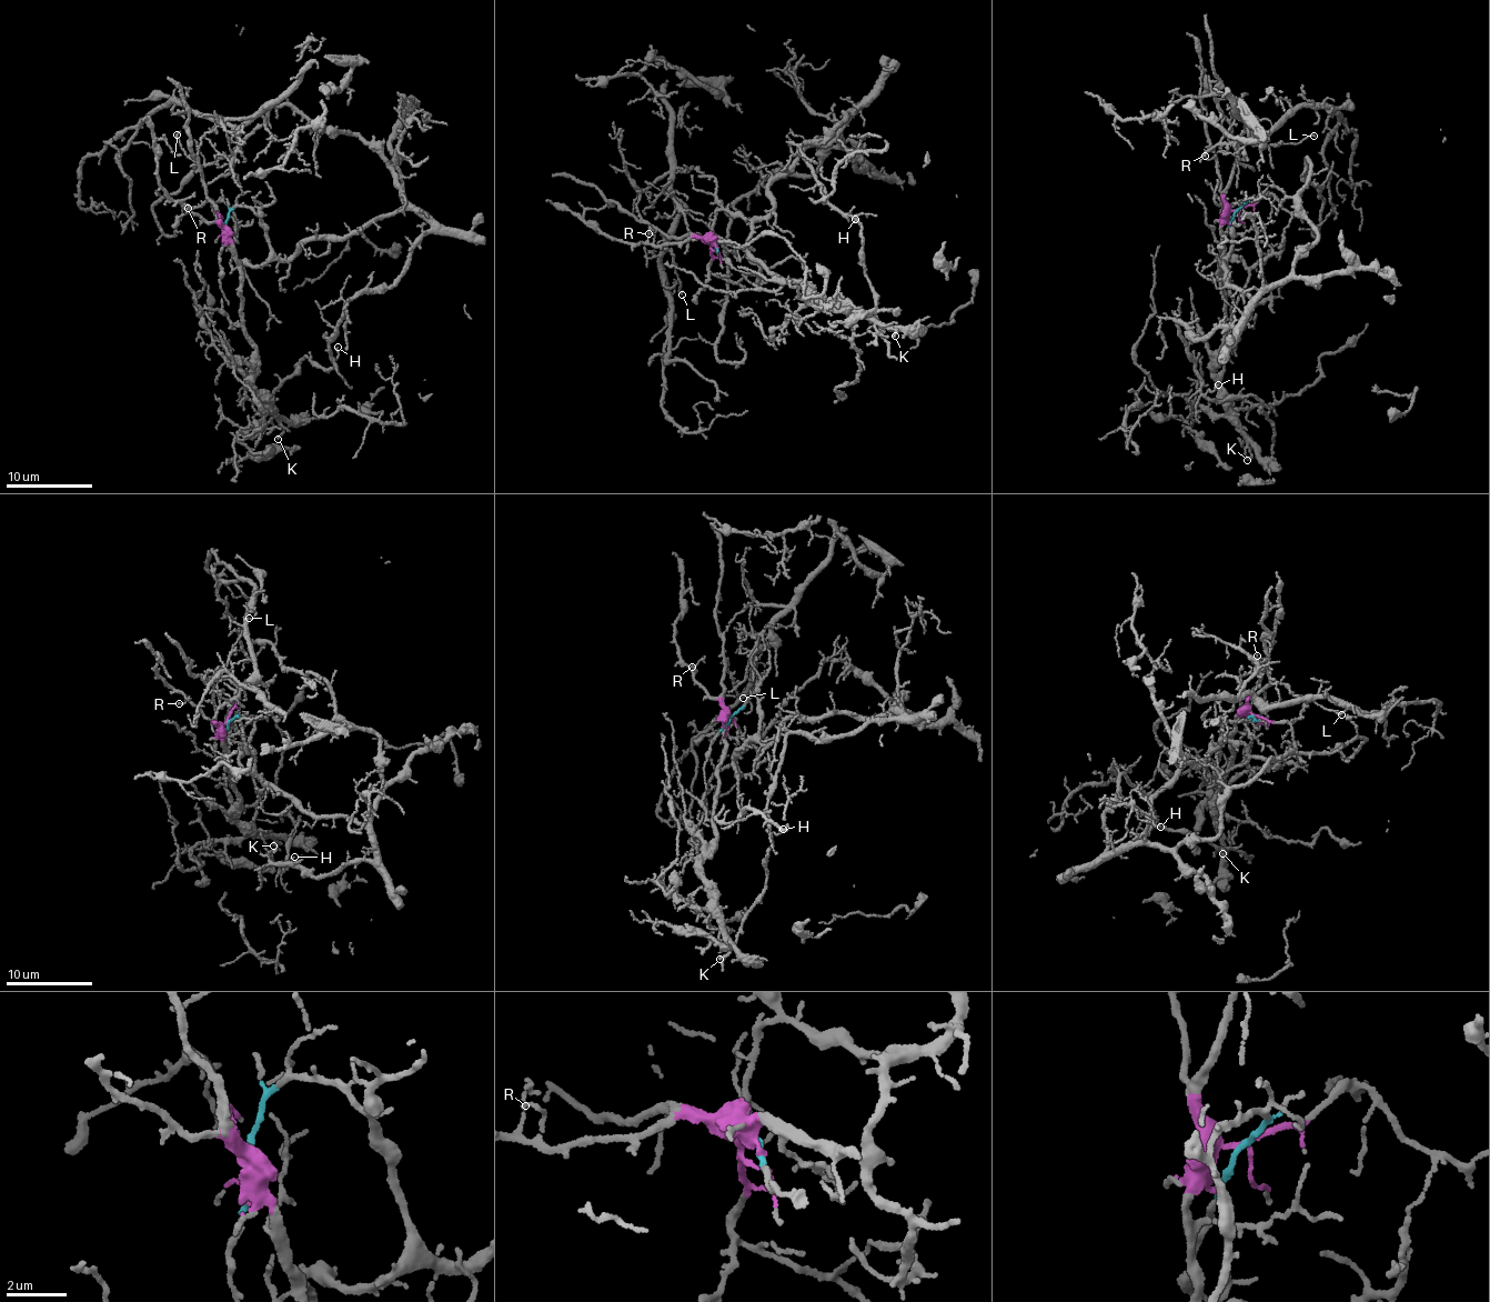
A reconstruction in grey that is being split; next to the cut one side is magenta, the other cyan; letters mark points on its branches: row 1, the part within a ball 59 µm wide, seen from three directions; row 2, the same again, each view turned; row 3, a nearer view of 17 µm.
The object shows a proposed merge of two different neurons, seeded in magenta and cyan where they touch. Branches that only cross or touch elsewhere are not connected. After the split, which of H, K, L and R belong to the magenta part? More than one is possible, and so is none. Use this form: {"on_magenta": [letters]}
{"on_magenta": ["K", "L", "R"]}

